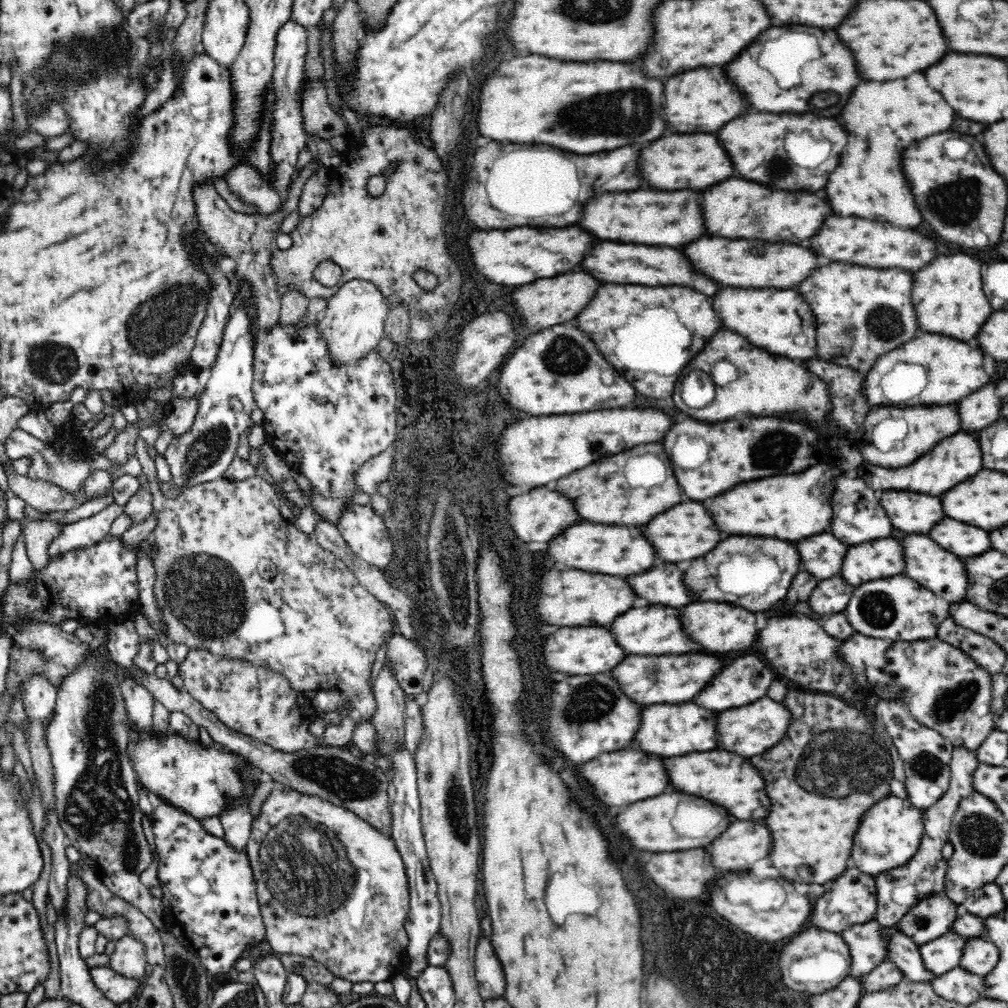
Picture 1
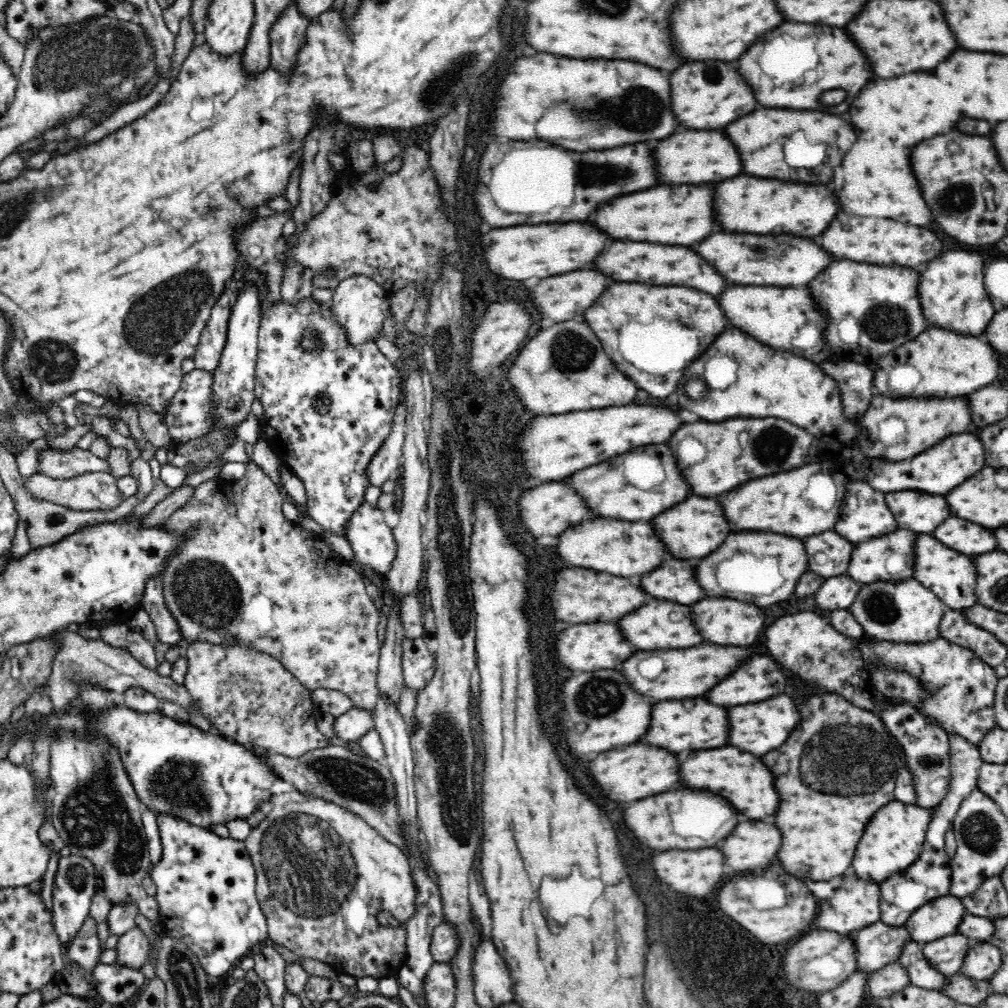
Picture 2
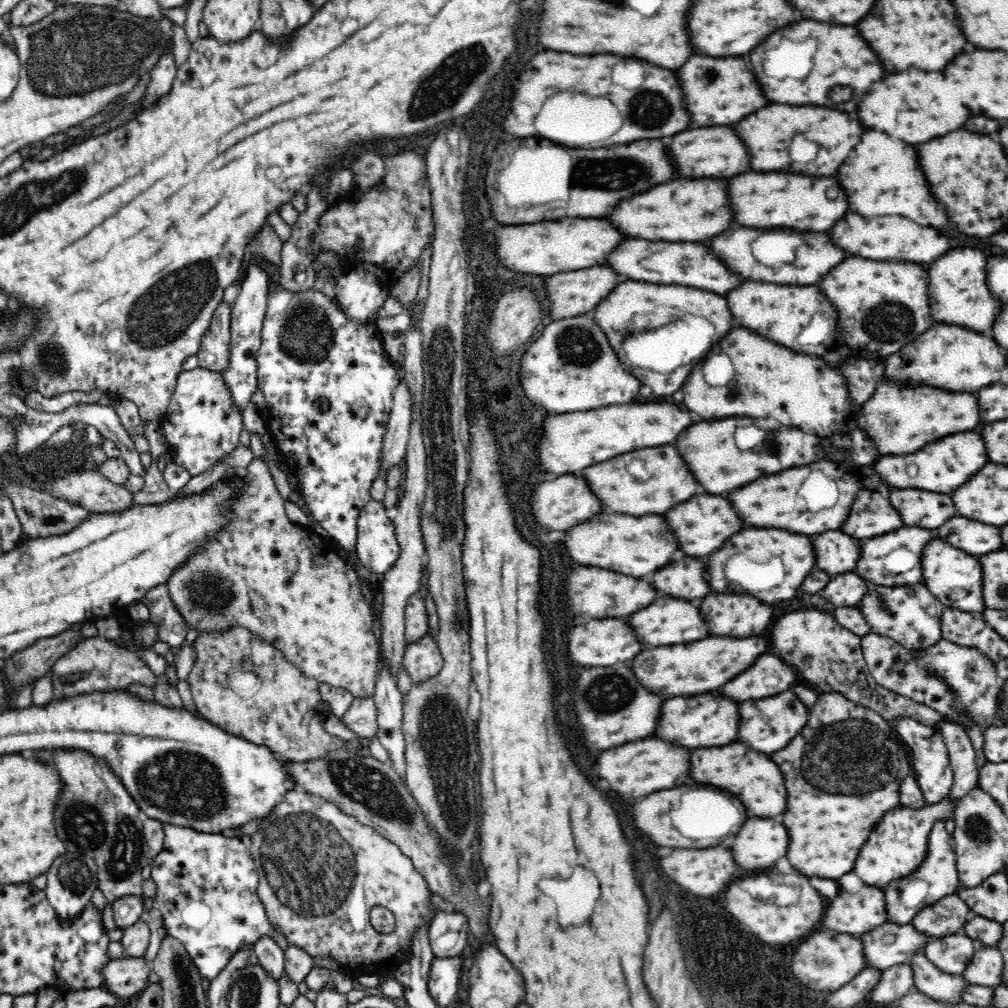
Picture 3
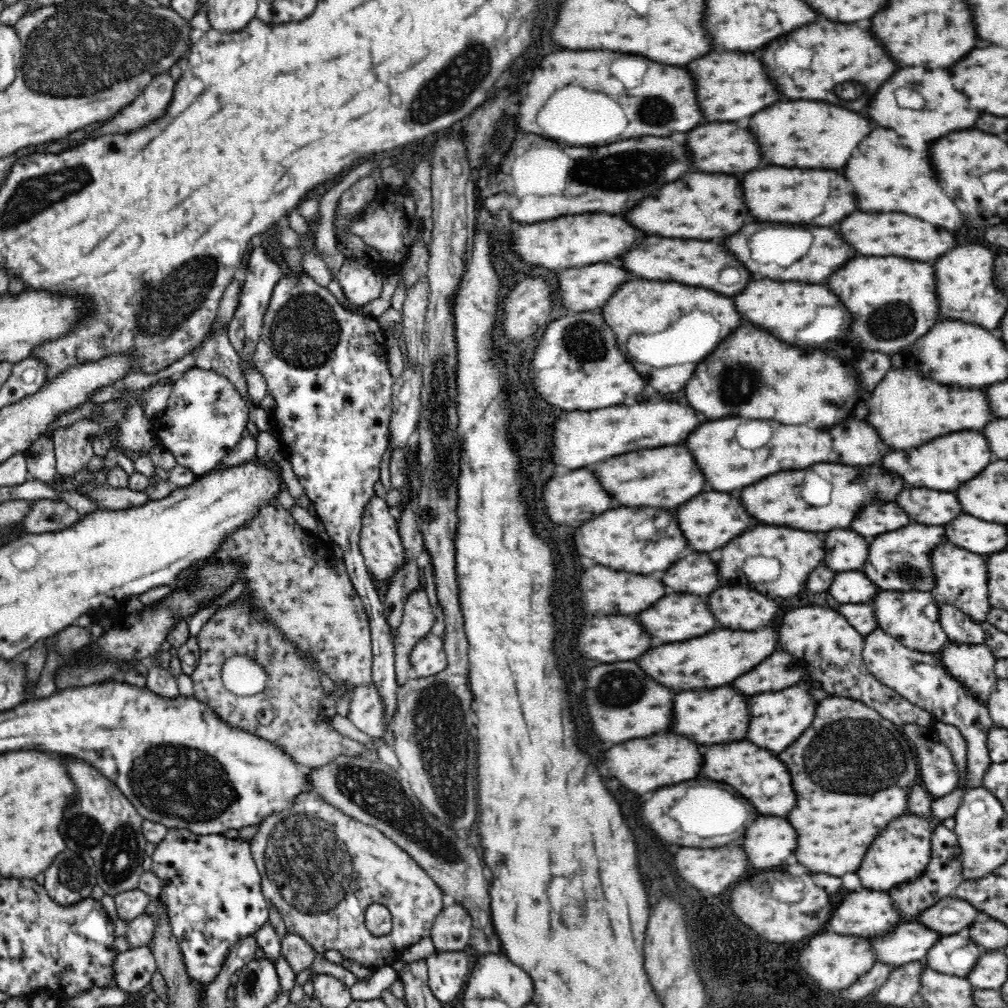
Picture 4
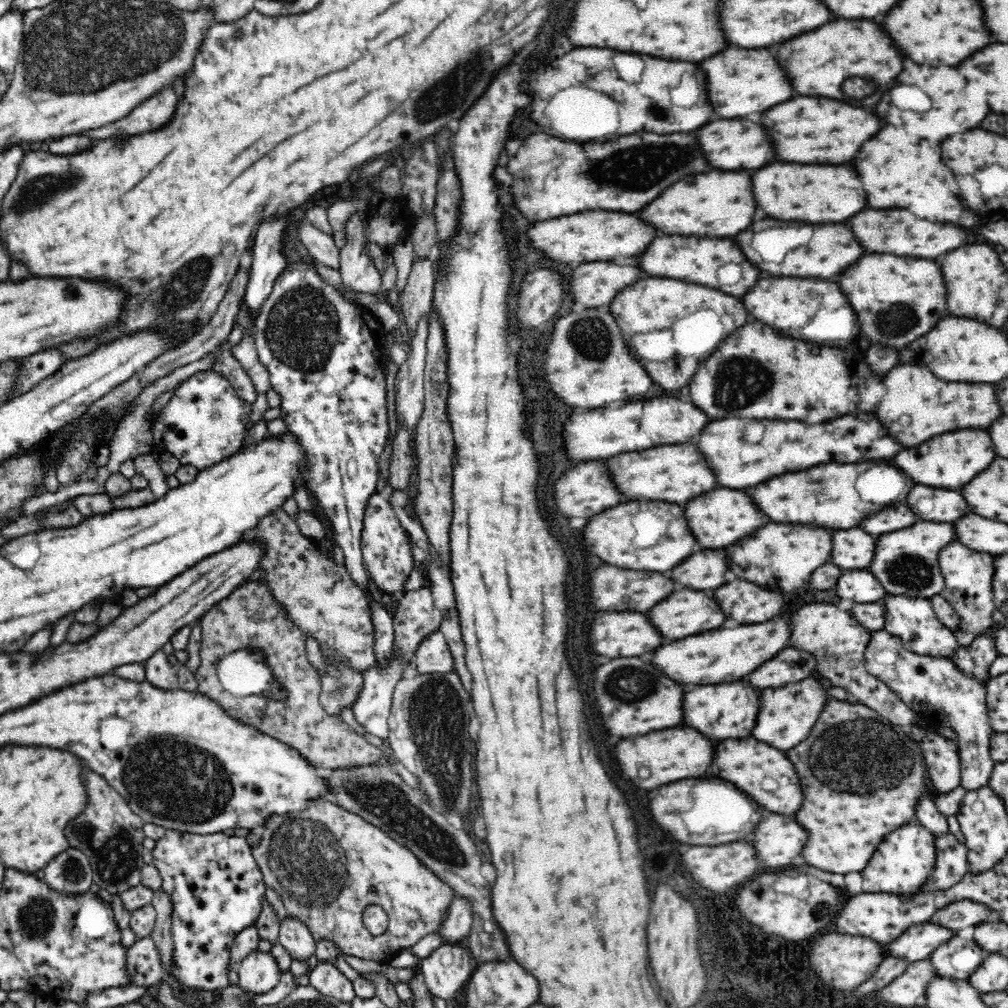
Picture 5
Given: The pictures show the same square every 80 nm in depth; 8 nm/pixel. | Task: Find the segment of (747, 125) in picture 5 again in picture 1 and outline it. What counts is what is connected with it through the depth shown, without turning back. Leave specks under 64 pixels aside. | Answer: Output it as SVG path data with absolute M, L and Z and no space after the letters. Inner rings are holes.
M672 134L656 140L652 146L640 146L640 174L646 186L658 190L700 190L732 176L734 168L728 154L714 134Z

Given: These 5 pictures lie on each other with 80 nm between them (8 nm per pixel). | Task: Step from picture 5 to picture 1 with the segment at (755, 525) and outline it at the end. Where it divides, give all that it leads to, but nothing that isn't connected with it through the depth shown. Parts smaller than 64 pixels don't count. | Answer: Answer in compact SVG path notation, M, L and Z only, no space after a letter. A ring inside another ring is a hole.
M685 500L684 504L672 506L670 510L662 512L652 522L648 522L644 528L644 536L654 546L656 556L664 562L682 562L682 560L704 556L722 540L714 520L710 518L710 514L706 516L706 508L700 502L690 500Z

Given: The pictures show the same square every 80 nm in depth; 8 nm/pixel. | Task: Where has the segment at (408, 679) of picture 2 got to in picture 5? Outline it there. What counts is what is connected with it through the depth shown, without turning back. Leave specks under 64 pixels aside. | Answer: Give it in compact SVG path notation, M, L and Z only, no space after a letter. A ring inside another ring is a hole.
M440 631L429 634L417 646L413 661L420 675L450 672L455 668L448 644Z

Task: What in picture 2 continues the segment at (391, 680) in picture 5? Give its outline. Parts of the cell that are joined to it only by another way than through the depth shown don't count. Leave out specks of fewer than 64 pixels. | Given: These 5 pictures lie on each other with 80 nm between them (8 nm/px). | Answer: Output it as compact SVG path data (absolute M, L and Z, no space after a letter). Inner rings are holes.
M353 706L347 713L335 717L332 725L334 736L331 740L334 743L346 745L358 740L373 725L374 720L370 711L362 711Z

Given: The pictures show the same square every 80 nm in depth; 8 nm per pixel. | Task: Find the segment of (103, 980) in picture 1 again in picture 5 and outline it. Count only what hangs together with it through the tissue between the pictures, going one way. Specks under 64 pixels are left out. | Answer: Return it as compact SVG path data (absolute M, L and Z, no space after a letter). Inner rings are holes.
M151 937L138 940L127 948L126 969L126 985L148 987L161 979L167 979L160 954Z

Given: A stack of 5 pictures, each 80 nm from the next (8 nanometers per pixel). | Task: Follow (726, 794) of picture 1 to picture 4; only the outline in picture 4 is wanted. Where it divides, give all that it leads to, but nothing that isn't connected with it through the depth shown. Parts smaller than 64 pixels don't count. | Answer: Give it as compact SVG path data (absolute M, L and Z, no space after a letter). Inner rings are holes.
M746 740L730 744L714 744L704 750L704 764L700 774L710 780L734 786L760 814L786 816L796 804L796 794L792 790L790 774L784 762L780 762L774 754L775 752L757 747L756 744Z

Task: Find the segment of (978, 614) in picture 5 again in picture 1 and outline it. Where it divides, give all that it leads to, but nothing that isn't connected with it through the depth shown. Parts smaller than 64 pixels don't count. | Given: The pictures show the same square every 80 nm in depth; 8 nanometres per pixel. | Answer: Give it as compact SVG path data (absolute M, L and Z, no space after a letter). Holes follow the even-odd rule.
M894 532L892 534L902 544L902 554L905 563L904 574L924 588L935 592L938 596L944 597L950 604L964 603L966 588L968 588L968 577L964 571L962 558L952 556L950 552L936 546L934 540L920 534L904 534Z

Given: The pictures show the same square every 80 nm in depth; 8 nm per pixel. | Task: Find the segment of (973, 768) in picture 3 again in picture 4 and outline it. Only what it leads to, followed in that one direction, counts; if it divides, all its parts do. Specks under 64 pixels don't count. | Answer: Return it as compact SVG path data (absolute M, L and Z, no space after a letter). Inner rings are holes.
M942 721L934 722L932 728L937 732L940 740L950 749L952 761L956 765L956 774L958 776L956 789L966 792L970 786L967 785L967 744L964 735L958 727Z

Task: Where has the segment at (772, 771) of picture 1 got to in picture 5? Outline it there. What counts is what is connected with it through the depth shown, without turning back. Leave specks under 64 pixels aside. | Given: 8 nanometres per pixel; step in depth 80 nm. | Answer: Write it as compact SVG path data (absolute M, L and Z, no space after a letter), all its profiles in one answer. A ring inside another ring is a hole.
M829 698L824 702L825 706L818 720L816 720L811 731L808 732L808 736L802 741L796 744L794 748L784 751L784 754L792 760L794 768L798 770L798 780L800 780L800 786L802 786L802 792L804 792L804 800L802 800L802 808L796 812L796 822L808 832L808 842L806 846L802 848L802 856L806 860L806 864L814 866L814 868L820 868L820 870L826 870L826 872L834 872L834 874L848 874L848 872L860 872L866 862L870 860L874 848L878 846L878 842L888 834L892 832L892 828L898 828L902 824L908 824L916 818L916 802L918 798L922 796L922 792L931 792L929 786L929 780L925 774L924 761L922 760L922 751L918 747L918 743L913 741L907 729L901 728L898 725L892 725L890 721L886 720L881 714L868 708L860 702L854 702L853 700L839 700Z

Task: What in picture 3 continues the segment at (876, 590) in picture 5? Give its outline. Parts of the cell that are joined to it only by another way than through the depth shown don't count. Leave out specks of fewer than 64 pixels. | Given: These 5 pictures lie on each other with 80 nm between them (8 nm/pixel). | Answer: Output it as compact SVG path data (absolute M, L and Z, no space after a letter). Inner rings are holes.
M850 571L830 577L819 595L836 607L854 607L870 585Z

